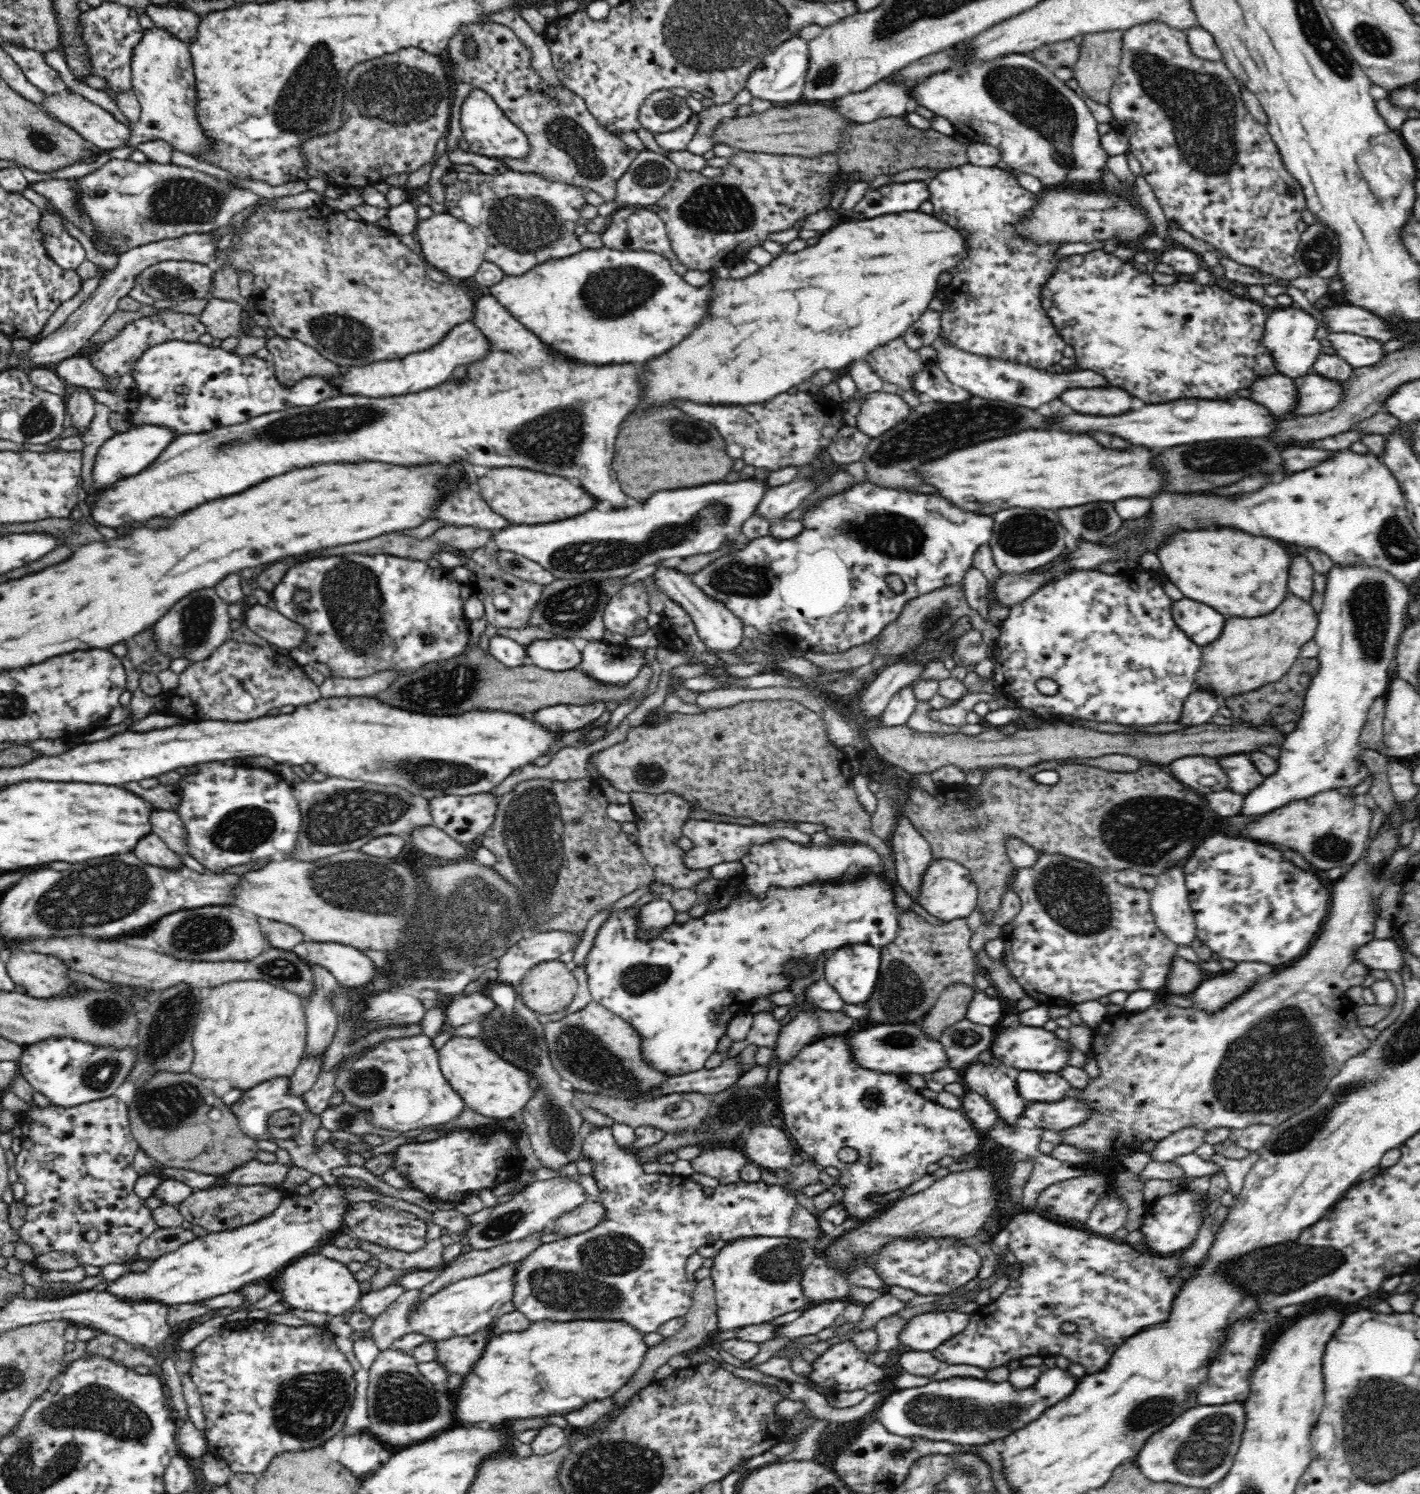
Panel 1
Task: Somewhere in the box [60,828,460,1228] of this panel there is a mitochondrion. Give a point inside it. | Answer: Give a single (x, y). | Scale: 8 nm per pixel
(345, 883)

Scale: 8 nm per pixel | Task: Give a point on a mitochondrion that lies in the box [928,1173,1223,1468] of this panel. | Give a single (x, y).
(1147, 1414)

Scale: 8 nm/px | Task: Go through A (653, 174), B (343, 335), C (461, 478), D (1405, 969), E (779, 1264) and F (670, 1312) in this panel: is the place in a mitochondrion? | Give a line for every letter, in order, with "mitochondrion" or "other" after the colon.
A: mitochondrion
B: mitochondrion
C: other
D: other
E: mitochondrion
F: other

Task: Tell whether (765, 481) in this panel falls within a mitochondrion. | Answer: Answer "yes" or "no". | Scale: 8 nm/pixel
no

